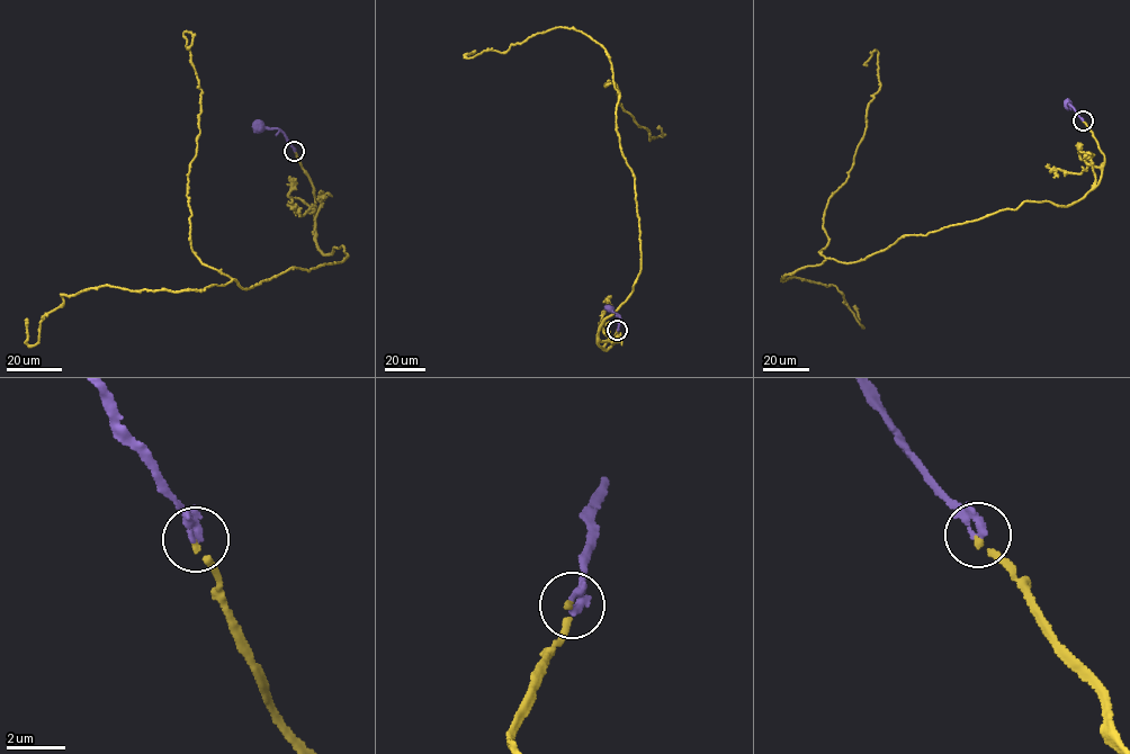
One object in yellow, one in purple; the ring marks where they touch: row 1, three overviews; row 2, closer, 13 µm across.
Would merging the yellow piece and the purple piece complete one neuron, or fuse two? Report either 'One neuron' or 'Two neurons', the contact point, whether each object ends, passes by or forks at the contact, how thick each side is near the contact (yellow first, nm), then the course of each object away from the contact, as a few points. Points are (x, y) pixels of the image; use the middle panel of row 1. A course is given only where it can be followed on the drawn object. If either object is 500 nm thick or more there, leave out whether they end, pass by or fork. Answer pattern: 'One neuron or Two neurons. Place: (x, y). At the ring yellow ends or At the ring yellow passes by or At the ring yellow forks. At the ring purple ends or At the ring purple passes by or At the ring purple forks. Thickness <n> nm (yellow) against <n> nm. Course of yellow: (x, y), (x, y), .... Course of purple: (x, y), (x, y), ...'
One neuron. Place: (617, 330). At the ring yellow ends. At the ring purple ends. Thickness 150 nm (yellow) against 320 nm. Course of yellow: (617, 330), (607, 350), (597, 344), (633, 292), (640, 236), (619, 92), (604, 84), (651, 141), (657, 127). Course of purple: (618, 330), (619, 316), (609, 310)

